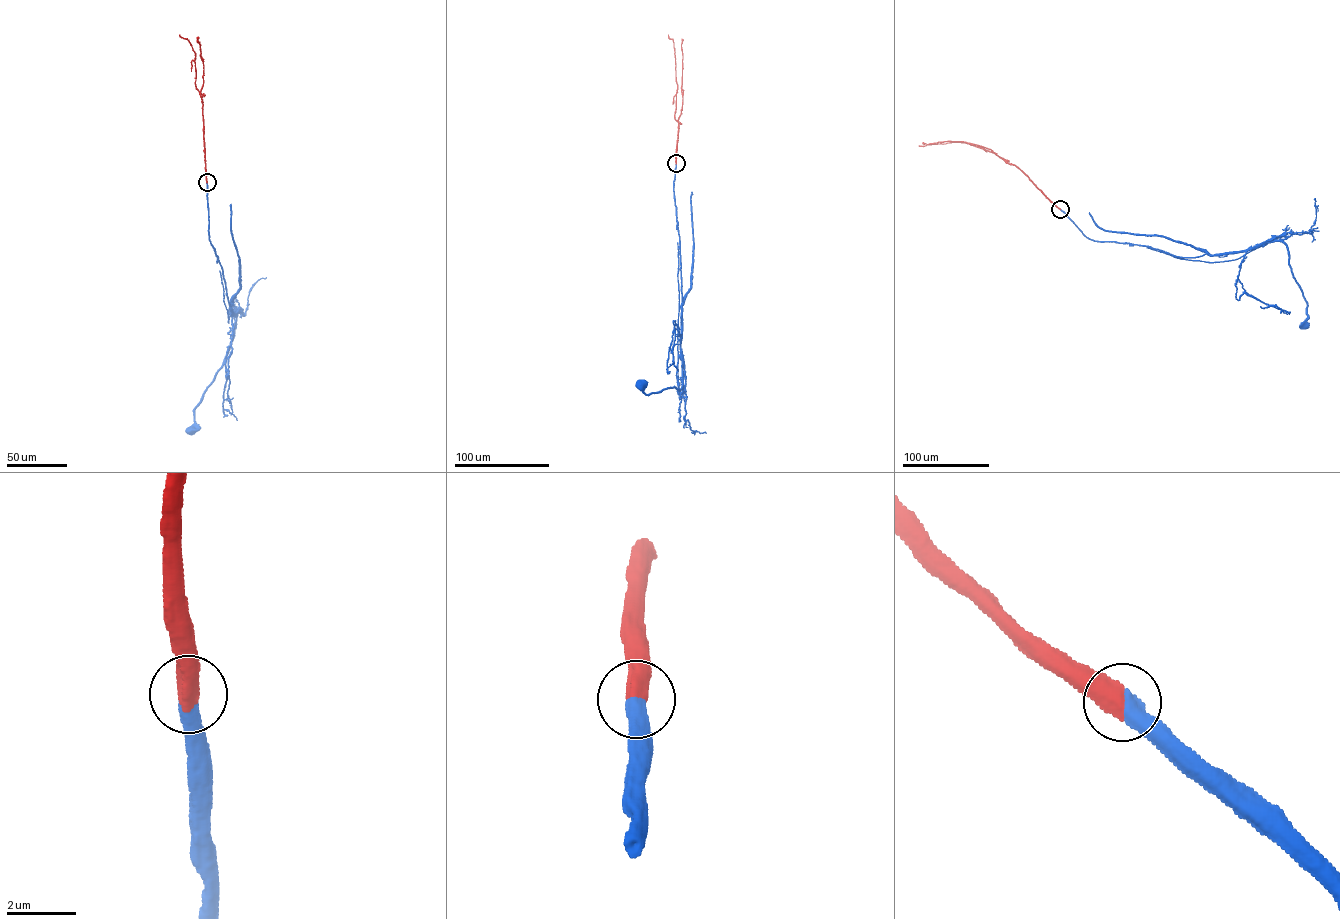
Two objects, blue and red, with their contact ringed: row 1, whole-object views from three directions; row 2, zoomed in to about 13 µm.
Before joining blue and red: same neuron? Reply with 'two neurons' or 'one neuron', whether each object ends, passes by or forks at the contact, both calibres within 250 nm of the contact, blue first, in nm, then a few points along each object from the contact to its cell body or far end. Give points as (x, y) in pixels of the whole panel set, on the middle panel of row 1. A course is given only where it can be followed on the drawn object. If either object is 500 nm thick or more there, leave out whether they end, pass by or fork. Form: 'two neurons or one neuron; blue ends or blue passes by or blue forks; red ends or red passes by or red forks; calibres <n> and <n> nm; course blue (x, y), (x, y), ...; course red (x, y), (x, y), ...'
one neuron; calibres 500 and 600 nm; course blue (676, 163), (673, 189), (681, 278), (682, 386), (647, 394), (640, 386); course red (676, 163), (677, 84), (674, 42), (668, 34)

